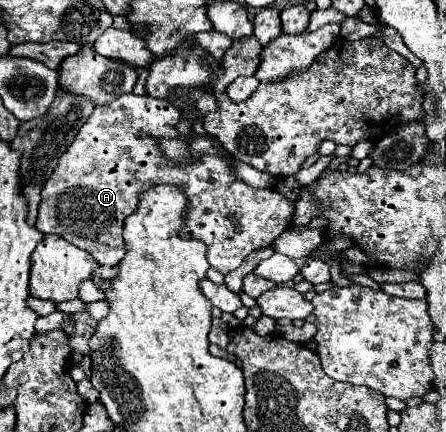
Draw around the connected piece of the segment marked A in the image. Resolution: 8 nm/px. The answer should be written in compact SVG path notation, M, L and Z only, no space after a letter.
M123 94L107 106L95 106L89 120L81 126L73 144L59 158L53 174L47 178L41 190L41 204L37 216L37 230L43 234L57 234L69 244L87 250L101 266L117 266L127 254L123 242L123 222L129 214L137 210L139 194L153 188L155 184L171 184L185 192L187 196L187 212L185 226L179 230L181 238L195 238L207 244L207 260L221 274L229 274L241 266L241 262L259 248L267 248L273 240L291 224L293 202L287 200L275 186L273 188L253 188L235 176L233 166L229 164L221 142L215 136L189 136L189 154L193 162L173 162L167 160L159 150L161 138L183 138L177 132L177 124L181 122L181 114L169 100L157 100L151 96L135 96Z

